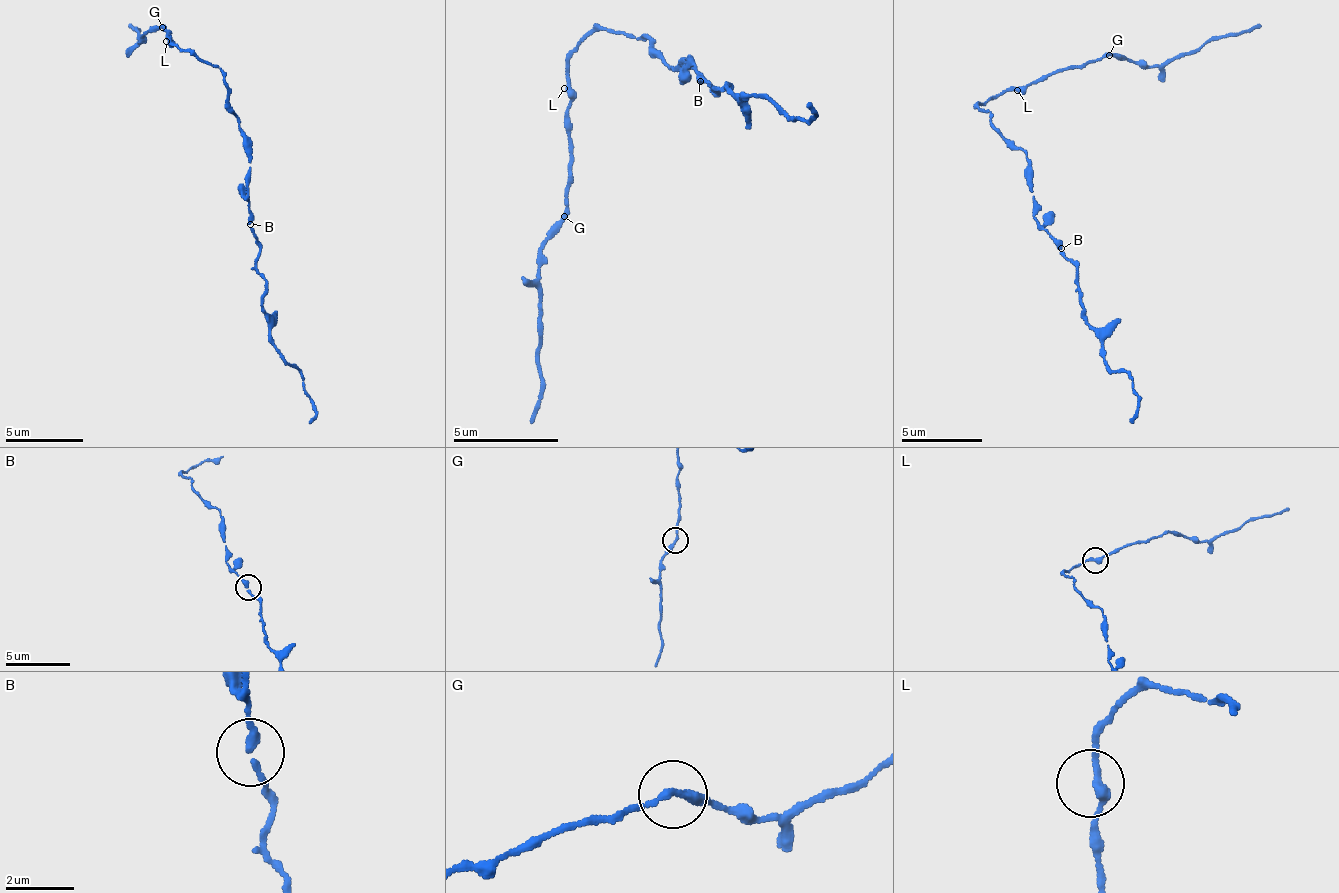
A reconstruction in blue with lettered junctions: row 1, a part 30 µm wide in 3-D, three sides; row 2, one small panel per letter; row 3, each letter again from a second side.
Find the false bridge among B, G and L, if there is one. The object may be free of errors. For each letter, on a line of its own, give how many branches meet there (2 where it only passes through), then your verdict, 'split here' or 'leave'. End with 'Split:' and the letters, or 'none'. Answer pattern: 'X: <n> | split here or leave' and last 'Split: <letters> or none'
B: 2 | leave
G: 2 | leave
L: 2 | leave
Split: none

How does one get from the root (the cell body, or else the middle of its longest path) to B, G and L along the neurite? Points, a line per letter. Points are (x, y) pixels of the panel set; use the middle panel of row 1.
B: (649, 45), (650, 53), (672, 69), (681, 59), (694, 57), (689, 61), (698, 79)
G: (649, 45), (642, 35), (604, 29), (592, 31), (570, 55), (572, 183), (566, 189), (565, 217)
L: (649, 45), (648, 38), (642, 35), (631, 37), (609, 29), (592, 31), (570, 55), (569, 83), (564, 88)

